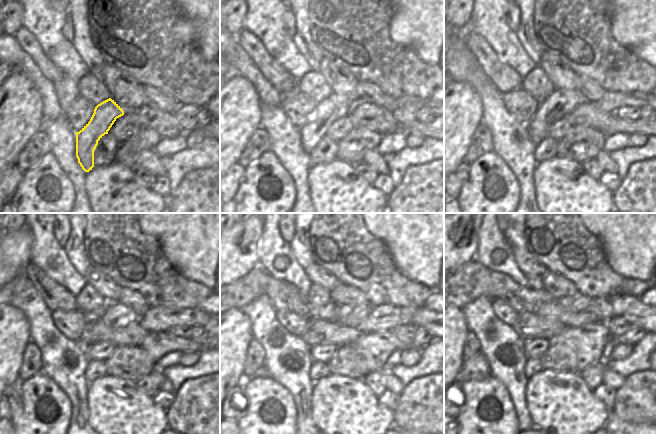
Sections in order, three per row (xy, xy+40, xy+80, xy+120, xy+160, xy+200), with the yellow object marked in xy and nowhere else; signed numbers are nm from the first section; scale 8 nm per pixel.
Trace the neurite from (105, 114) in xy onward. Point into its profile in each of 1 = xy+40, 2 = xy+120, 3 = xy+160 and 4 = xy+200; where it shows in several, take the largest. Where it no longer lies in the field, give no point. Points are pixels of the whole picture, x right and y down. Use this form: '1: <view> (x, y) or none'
1: xy+40 (336, 106)
2: xy+120 (119, 315)
3: xy+160 (348, 316)
4: xy+200 (578, 301)

